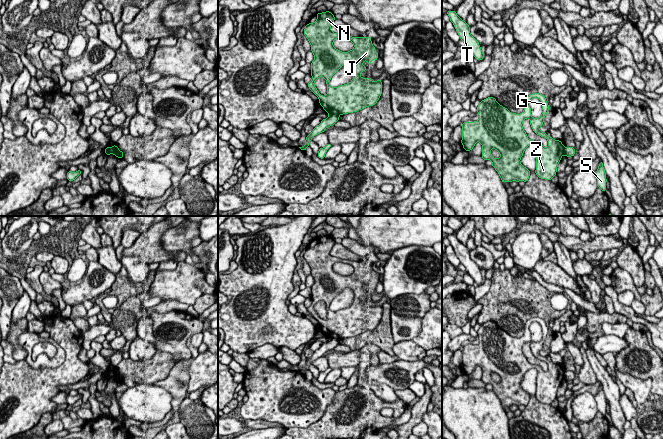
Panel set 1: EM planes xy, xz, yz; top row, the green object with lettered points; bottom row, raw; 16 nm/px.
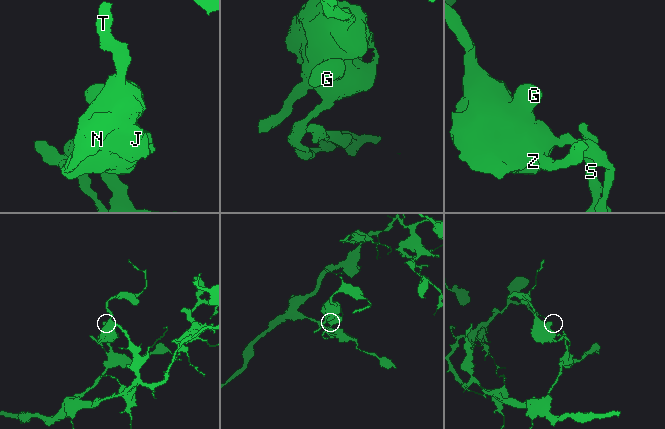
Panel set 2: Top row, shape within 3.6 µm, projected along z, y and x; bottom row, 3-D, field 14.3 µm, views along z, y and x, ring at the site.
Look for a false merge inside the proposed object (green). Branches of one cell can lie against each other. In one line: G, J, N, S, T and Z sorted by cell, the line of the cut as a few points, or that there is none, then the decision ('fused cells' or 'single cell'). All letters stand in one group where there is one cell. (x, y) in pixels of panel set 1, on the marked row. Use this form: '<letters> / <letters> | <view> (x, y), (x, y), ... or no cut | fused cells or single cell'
G J N T Z / S | xz (338, 114), (329, 115) | fused cells

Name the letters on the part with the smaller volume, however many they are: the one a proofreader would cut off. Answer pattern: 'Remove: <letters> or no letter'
Remove: G, J, N, T, Z

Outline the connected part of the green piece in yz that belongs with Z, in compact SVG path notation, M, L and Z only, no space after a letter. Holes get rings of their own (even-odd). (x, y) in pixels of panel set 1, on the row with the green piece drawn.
M539 93L530 94L521 114L510 112L500 105L494 97L488 97L480 101L477 112L479 119L474 122L462 123L462 140L464 150L470 151L477 142L482 145L482 158L492 161L492 166L498 172L503 183L511 181L527 182L530 171L524 167L520 159L525 149L534 144L537 146L536 153L536 175L551 181L556 175L558 163L564 155L562 141L549 137L547 133L541 132L544 118L549 110L549 105L544 95ZM538 98L542 103L542 115L539 118L531 116L530 101ZM529 118L533 131L548 140L545 148L539 141L530 140L523 129L523 121ZM491 149L500 153L498 159L491 154Z

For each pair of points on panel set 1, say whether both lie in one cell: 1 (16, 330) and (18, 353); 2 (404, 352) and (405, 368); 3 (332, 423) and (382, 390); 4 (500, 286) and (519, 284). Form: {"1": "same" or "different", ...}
{"1": "same", "2": "different", "3": "different", "4": "same"}

